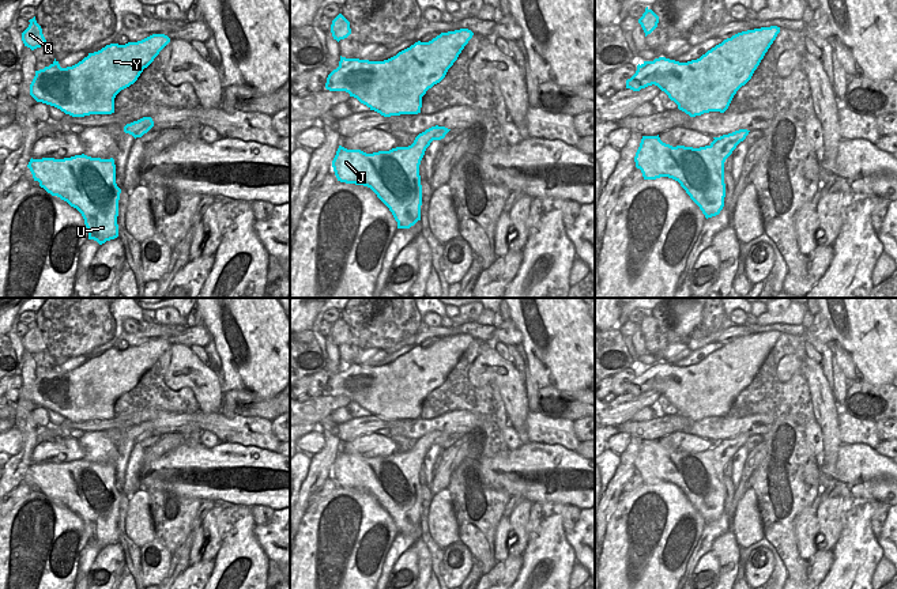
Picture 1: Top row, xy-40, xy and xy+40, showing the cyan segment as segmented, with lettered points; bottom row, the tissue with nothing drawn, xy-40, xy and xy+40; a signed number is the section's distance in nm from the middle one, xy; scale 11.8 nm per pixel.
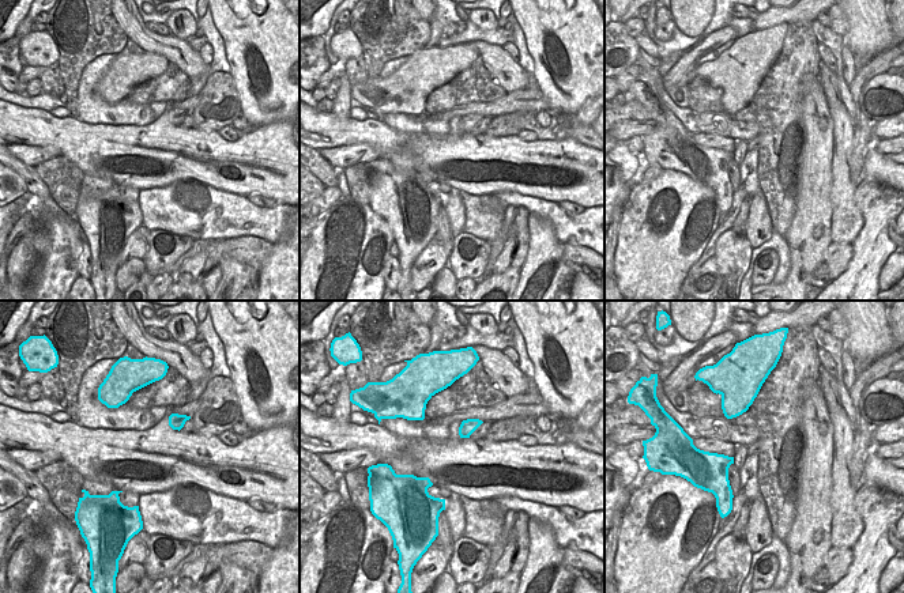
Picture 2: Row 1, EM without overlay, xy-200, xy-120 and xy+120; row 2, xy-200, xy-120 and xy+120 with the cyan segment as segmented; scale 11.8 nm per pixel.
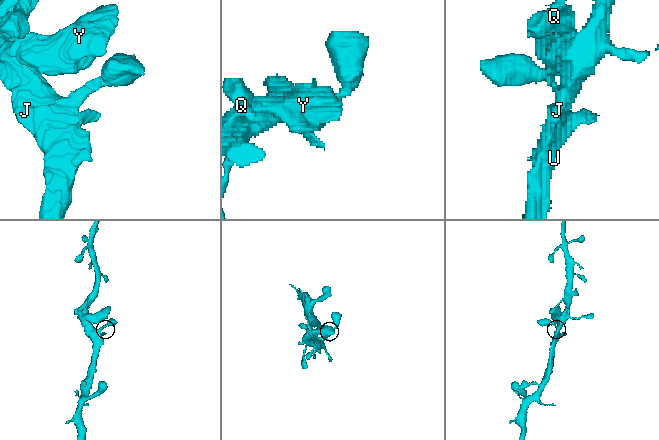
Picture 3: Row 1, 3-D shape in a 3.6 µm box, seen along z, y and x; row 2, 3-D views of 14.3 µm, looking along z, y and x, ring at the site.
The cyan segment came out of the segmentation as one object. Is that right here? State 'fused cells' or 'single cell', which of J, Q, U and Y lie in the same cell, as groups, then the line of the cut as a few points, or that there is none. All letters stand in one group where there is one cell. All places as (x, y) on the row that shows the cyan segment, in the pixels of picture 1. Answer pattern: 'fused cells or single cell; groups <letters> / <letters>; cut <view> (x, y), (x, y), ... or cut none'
single cell; groups J Q U Y; cut none

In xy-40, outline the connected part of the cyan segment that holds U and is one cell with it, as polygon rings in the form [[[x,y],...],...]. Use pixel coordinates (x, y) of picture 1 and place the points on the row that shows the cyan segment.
[[[84,154],[64,159],[30,159],[34,181],[52,196],[76,208],[88,231],[88,239],[99,245],[118,237],[118,200],[114,159]]]

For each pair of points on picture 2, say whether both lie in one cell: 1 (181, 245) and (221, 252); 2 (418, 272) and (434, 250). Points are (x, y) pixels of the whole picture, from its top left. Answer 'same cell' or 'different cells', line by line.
1: different cells
2: same cell

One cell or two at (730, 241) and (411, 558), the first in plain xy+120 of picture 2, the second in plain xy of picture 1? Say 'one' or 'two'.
two

